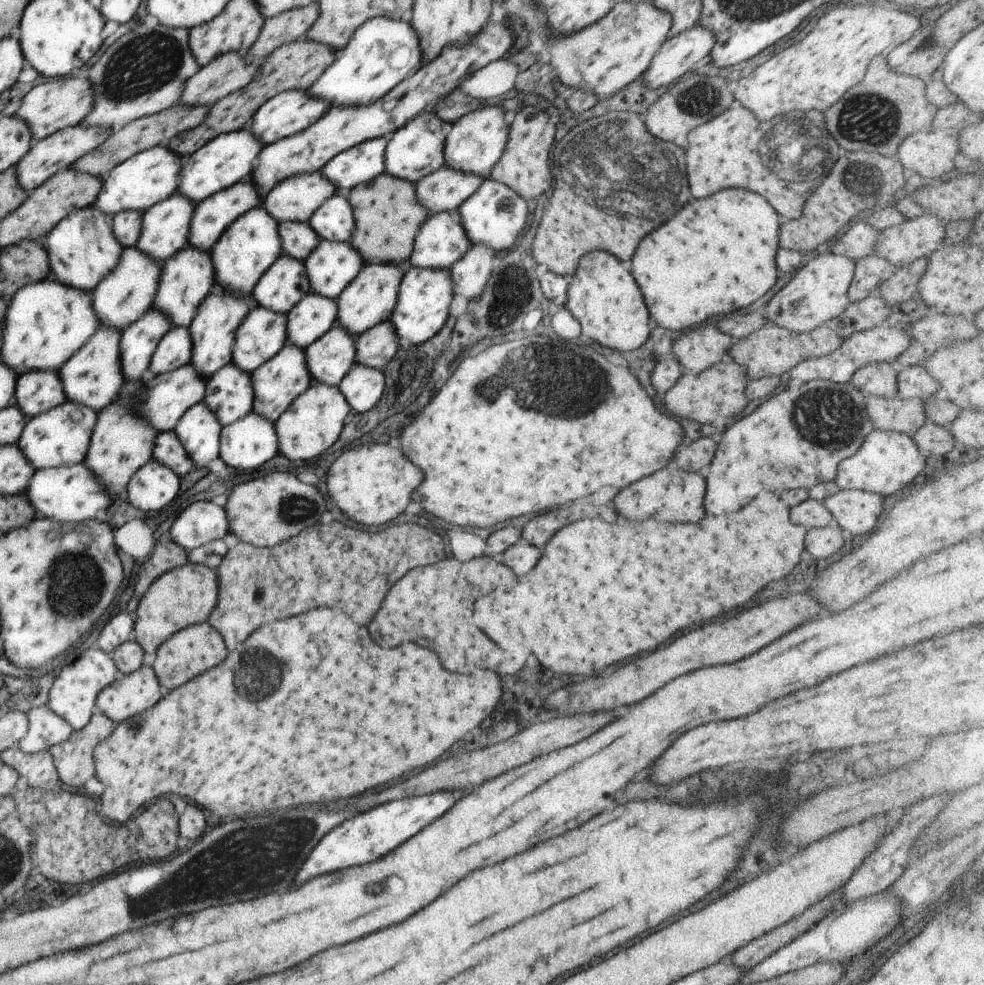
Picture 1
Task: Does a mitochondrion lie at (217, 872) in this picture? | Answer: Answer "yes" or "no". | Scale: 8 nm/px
yes

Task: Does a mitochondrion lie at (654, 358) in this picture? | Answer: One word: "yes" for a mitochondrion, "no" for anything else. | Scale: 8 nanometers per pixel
no

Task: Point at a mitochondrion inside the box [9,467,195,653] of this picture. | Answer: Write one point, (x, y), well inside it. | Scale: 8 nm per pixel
(68, 597)

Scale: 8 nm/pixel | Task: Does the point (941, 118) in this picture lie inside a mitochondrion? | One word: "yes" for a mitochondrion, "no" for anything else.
no

